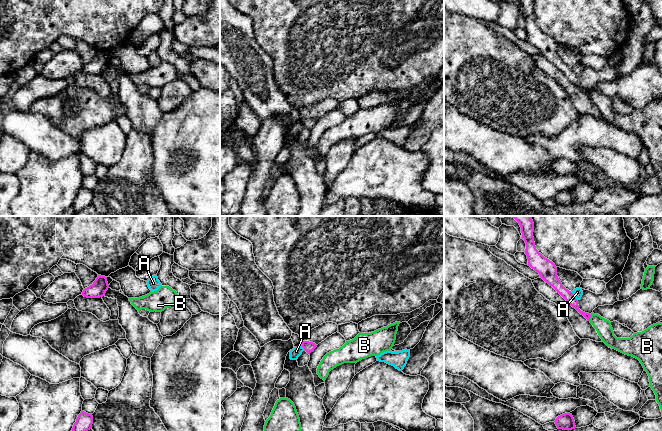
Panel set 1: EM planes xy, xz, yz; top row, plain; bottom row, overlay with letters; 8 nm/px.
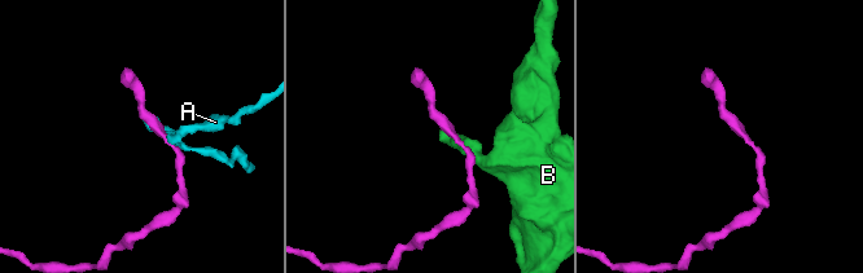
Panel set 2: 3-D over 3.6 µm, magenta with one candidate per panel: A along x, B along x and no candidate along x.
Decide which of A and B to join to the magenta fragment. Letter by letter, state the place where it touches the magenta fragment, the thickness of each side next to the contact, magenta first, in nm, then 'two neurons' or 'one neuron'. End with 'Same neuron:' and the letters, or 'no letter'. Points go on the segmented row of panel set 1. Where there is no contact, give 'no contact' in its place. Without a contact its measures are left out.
A: contact yz (574, 296); calibres 110 and 70 nm; two neurons
B: contact yz (590, 316); calibres 80 and 130 nm; two neurons
Same neuron: no letter

